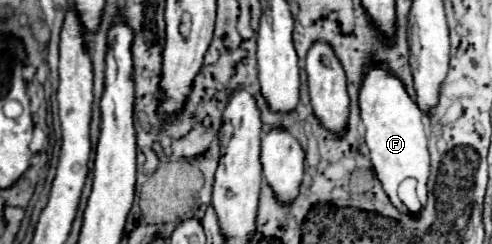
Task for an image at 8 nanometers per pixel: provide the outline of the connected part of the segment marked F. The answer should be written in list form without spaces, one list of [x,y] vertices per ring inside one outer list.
[[[368,63],[360,83],[360,117],[366,127],[366,145],[370,149],[372,167],[388,193],[390,201],[400,209],[406,211],[398,197],[398,185],[414,177],[418,181],[418,197],[422,205],[426,203],[426,181],[430,175],[430,157],[426,147],[426,131],[424,131],[424,113],[418,103],[408,95],[404,83],[390,71],[378,69],[376,63]]]

